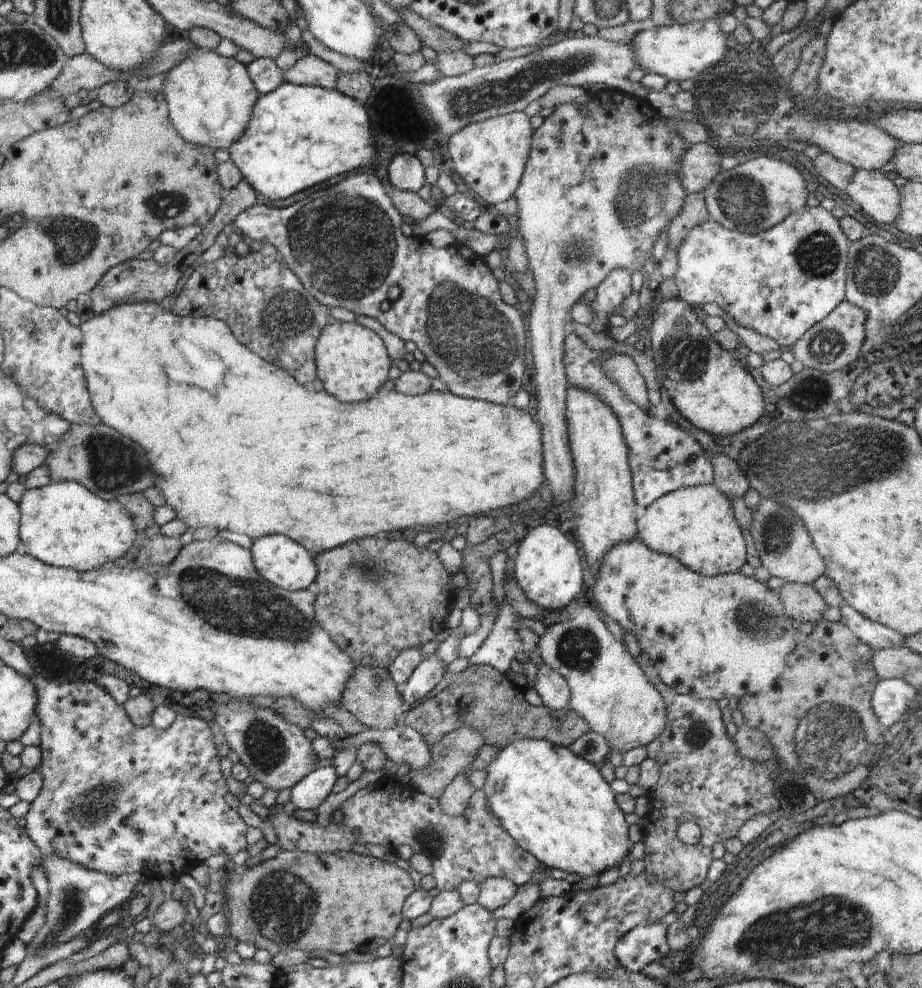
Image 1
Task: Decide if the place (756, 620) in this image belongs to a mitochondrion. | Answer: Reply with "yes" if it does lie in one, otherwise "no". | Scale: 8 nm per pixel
yes

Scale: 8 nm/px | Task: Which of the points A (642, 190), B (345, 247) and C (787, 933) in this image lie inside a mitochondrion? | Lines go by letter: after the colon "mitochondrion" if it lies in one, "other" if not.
A: mitochondrion
B: mitochondrion
C: mitochondrion

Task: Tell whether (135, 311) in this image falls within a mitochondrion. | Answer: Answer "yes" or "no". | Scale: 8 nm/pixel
yes

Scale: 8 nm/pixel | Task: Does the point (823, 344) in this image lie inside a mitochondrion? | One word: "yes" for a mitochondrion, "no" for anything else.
yes

